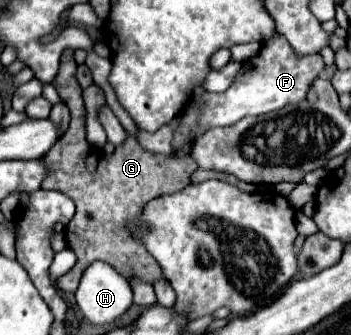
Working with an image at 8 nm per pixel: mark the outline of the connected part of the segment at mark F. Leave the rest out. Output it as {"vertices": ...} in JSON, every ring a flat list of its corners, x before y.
{"vertices":[[274,33,274,39,270,39,268,45,264,45,254,59,248,59,242,63,242,69,238,73,238,79,230,85,224,93,204,93,200,109,200,123,194,131,194,137,202,135,208,127,222,127,222,125,234,125,240,119,248,115,264,115,270,111,278,111,286,105,296,105,302,99,306,99,306,91,324,69,323,58,316,55,296,57,286,39,282,35]]}

